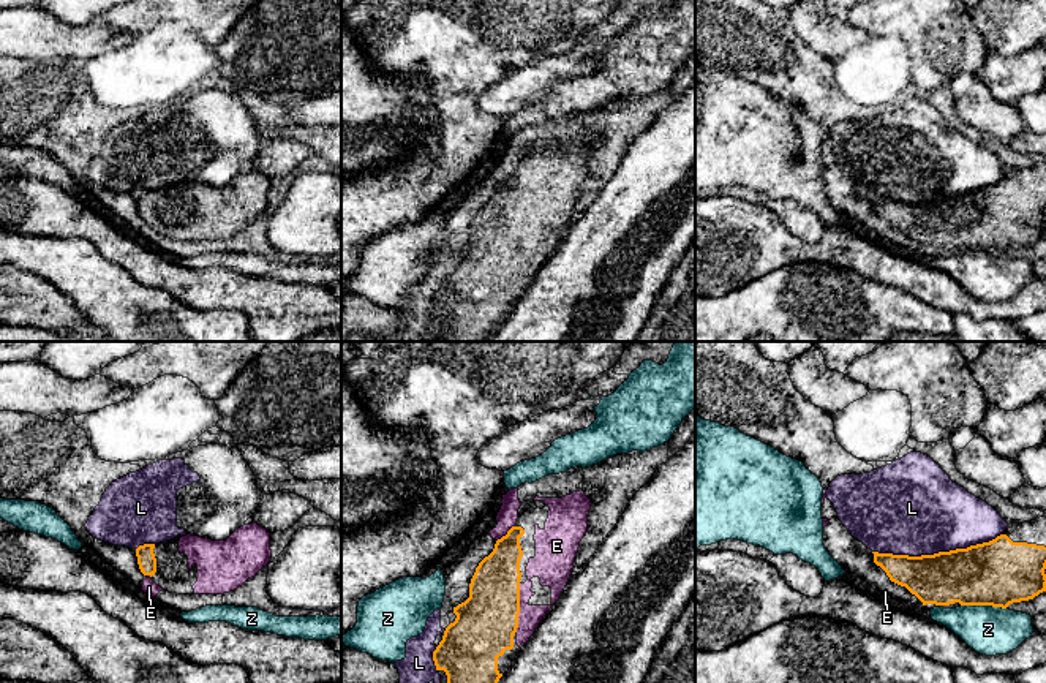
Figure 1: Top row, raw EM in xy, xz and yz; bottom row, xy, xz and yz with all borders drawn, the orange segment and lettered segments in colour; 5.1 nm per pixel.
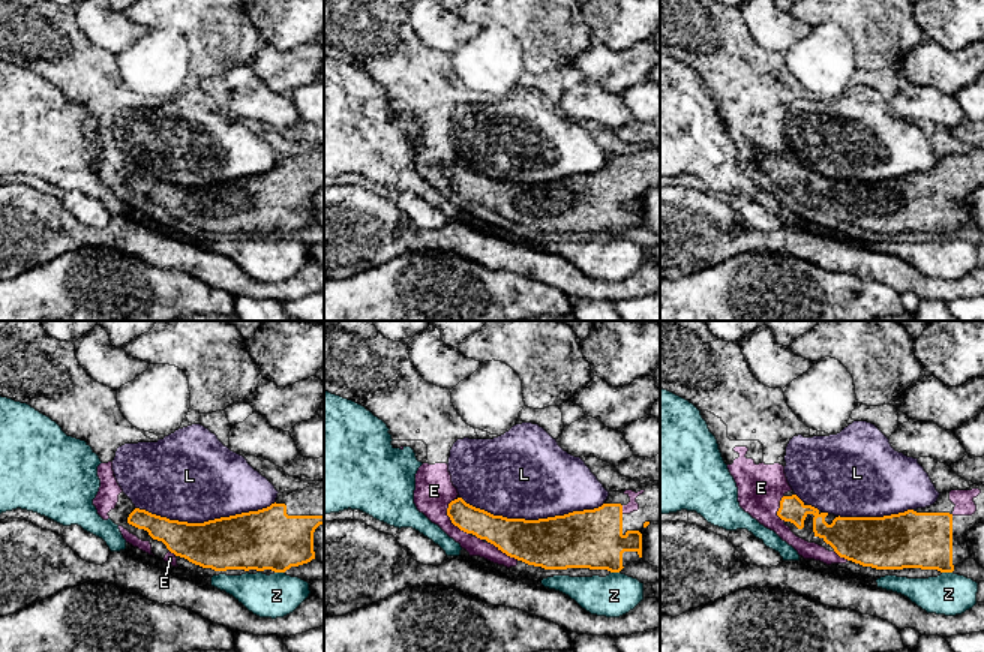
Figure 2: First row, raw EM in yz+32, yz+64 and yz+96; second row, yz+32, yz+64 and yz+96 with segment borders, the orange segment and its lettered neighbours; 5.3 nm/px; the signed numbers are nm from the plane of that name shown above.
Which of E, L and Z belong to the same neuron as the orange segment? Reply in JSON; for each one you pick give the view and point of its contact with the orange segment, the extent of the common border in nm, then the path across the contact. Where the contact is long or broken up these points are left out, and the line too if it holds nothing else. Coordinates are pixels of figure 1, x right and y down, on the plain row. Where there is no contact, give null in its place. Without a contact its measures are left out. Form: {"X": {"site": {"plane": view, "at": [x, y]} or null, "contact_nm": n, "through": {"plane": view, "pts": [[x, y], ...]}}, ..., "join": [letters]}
{"E": {"site": {"plane": "xz", "at": [519, 253]}, "contact_nm": 240}, "join": ["E"]}

